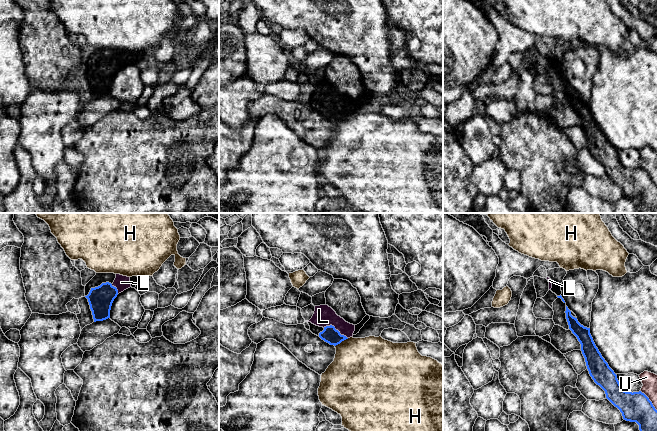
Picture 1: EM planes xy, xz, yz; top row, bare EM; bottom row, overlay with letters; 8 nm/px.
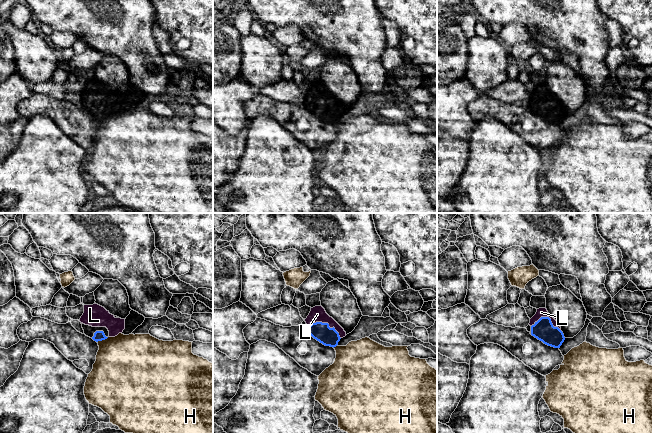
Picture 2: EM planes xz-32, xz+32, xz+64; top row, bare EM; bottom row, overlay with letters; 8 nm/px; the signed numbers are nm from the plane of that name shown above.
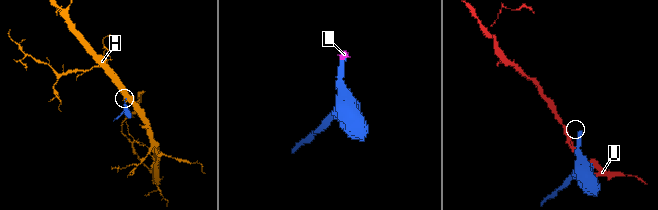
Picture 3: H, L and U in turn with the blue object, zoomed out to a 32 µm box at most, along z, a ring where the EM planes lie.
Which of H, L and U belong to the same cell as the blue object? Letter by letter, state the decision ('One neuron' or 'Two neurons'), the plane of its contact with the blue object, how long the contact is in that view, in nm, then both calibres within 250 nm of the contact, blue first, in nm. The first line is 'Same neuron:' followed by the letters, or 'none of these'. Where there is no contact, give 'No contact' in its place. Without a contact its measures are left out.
Same neuron: L
H: Two neurons. Touches blue in xz. Shared border 130 nm. Thickness 130 nm (blue) against 440 nm
L: One neuron. Touches blue in xz. Shared border 220 nm. Thickness 130 nm (blue) against 170 nm
U: Two neurons. Touches blue in yz. Shared border 200 nm. Thickness 240 nm (blue) against 130 nm

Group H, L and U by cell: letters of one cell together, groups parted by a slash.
H / L / U

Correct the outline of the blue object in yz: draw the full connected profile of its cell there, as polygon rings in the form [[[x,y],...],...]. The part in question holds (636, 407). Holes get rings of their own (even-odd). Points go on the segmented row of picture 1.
[[[567,306],[565,313],[569,329],[581,344],[589,374],[605,391],[606,398],[620,410],[624,420],[636,422],[640,431],[657,431],[657,410],[649,398],[641,391],[632,393],[623,390],[617,375],[596,347],[590,328],[581,325]]]

